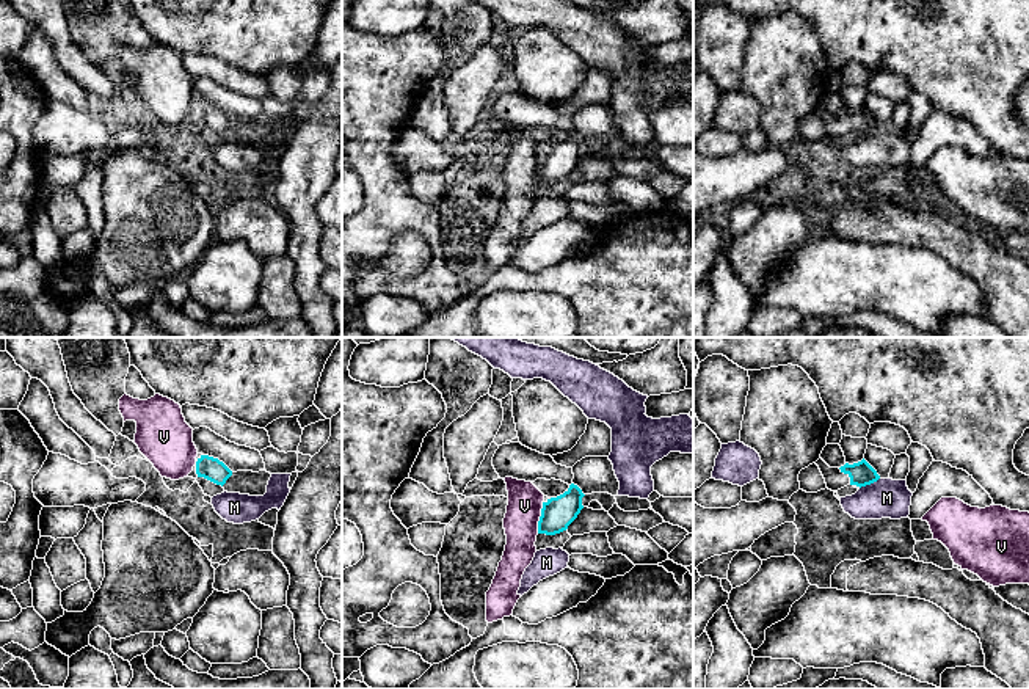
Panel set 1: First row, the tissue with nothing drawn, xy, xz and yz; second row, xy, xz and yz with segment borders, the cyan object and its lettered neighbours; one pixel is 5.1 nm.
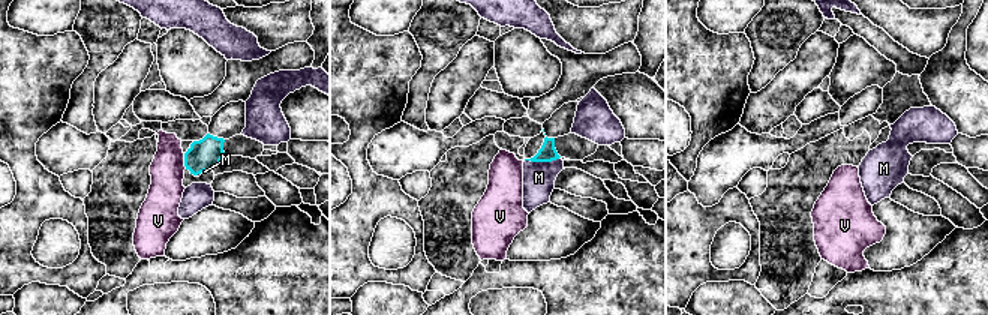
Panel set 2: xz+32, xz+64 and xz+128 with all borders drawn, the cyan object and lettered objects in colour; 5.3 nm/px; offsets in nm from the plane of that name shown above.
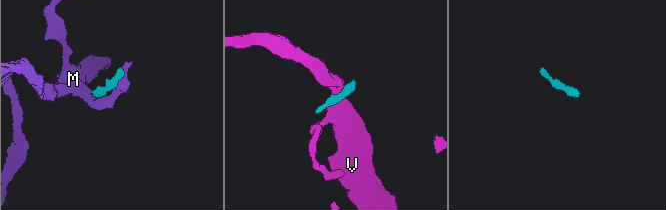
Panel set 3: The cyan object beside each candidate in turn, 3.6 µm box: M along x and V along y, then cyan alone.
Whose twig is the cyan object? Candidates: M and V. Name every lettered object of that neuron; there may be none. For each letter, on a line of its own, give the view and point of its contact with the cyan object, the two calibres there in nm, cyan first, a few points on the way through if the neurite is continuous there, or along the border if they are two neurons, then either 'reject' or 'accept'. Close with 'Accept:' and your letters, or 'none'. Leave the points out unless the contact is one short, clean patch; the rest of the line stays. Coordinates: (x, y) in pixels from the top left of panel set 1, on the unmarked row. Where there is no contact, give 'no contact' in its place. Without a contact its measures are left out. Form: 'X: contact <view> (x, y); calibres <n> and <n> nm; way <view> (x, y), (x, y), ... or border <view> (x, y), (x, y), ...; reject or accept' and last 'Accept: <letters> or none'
M: contact yz (869, 132); calibres 120 and 200 nm; reject
V: contact xz (540, 167); calibres 170 and 180 nm; border xz (543, 151), (537, 181); reject
Accept: none

